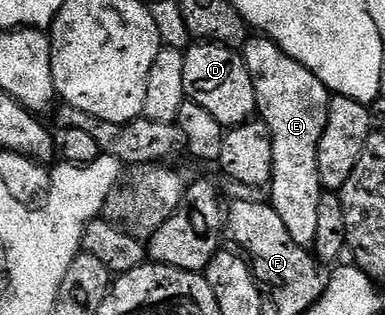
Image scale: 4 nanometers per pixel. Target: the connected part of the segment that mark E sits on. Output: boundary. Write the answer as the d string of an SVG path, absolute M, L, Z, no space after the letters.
M264 36L250 37L245 43L243 57L247 64L247 72L251 72L251 84L255 84L255 100L260 121L267 124L273 141L273 181L271 204L275 212L279 212L279 220L291 232L291 240L306 248L312 247L315 240L317 218L319 216L319 200L323 187L319 180L319 140L323 136L323 128L329 115L331 92L303 64L299 64L287 52L280 50L270 38Z

